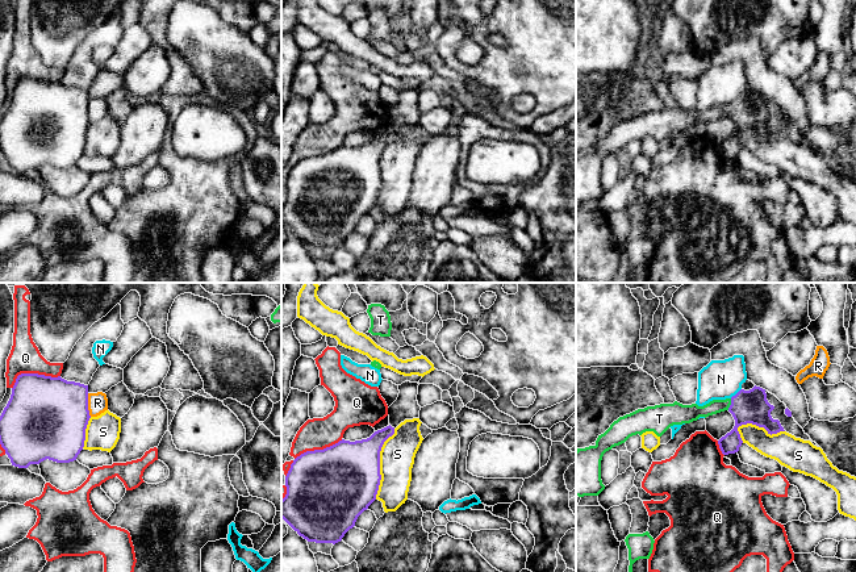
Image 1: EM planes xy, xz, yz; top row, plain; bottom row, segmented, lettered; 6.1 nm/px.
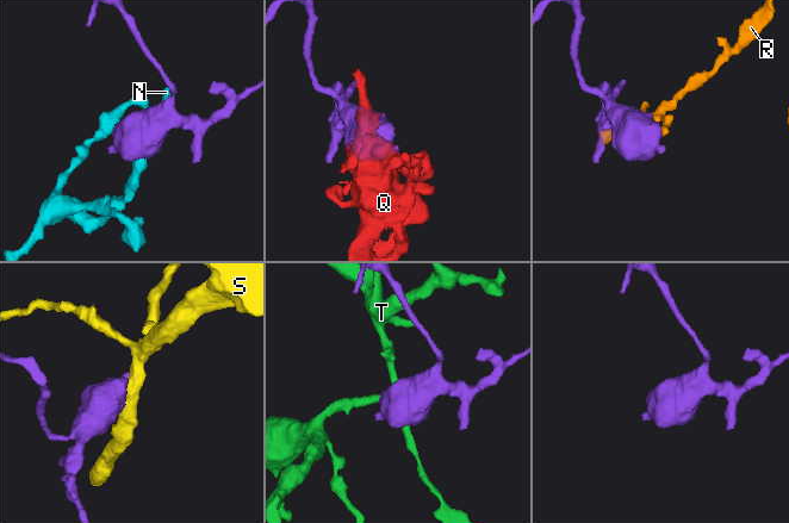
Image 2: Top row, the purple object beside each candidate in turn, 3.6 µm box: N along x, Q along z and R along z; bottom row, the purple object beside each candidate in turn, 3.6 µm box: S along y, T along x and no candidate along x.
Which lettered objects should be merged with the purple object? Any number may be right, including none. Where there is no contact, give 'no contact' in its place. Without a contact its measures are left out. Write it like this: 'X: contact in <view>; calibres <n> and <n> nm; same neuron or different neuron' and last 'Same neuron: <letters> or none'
N: contact in yz; calibres 200 and 240 nm; different neuron
Q: contact in xz; calibres 480 and 190 nm; different neuron
R: contact in xy; calibres 480 and 130 nm; different neuron
S: contact in xz; calibres 440 and 220 nm; different neuron
T: contact in yz; calibres 200 and 100 nm; same neuron
Same neuron: T

